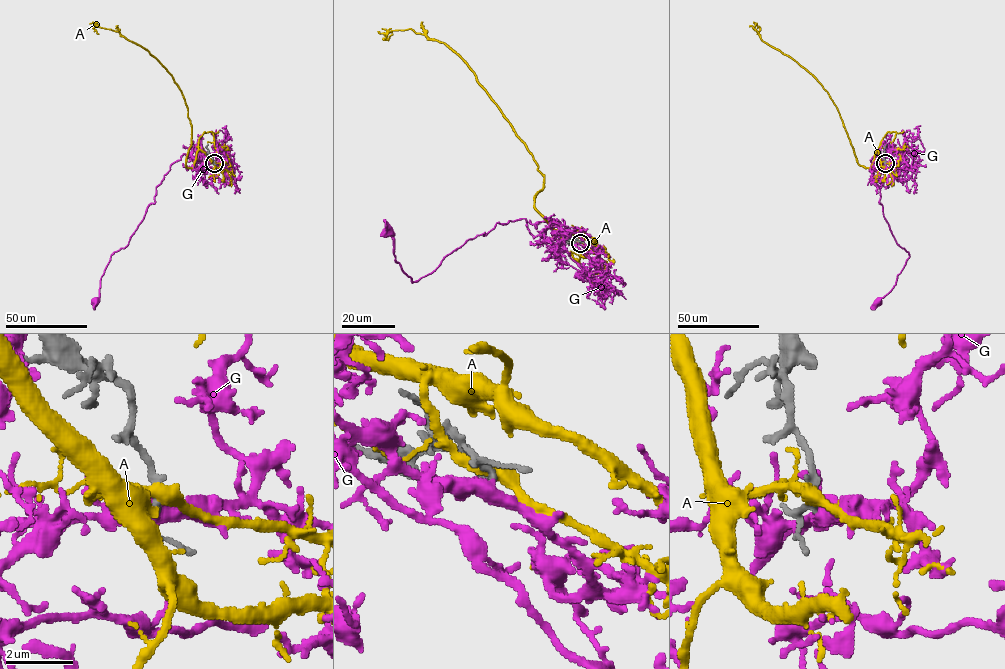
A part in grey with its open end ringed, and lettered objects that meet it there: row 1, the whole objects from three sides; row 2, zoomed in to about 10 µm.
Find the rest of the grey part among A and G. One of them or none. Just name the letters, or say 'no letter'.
G

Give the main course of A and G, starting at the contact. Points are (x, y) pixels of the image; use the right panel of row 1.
A: (885, 162), (877, 150), (870, 167), (860, 165), (828, 93), (796, 62), (762, 40), (756, 25), (757, 34)
G: (885, 162), (871, 171), (881, 155), (870, 160), (872, 179), (890, 230), (909, 255), (878, 301)

